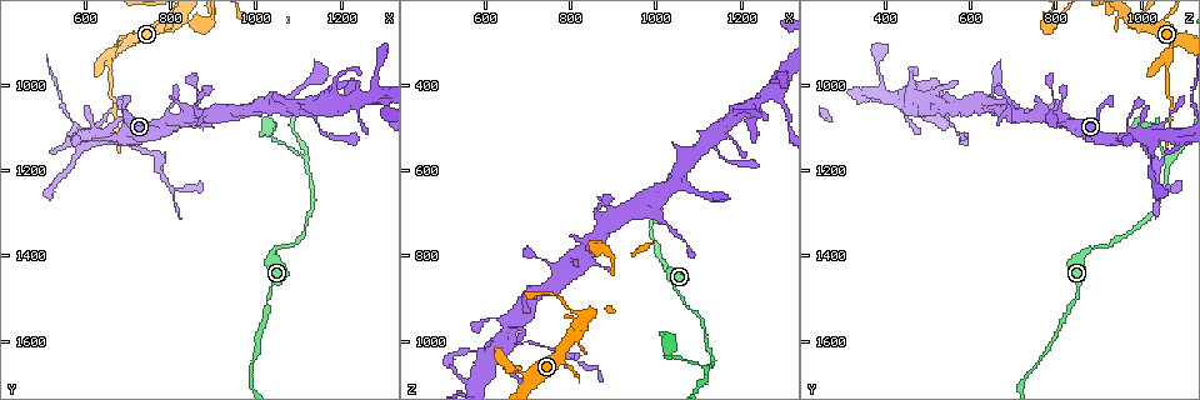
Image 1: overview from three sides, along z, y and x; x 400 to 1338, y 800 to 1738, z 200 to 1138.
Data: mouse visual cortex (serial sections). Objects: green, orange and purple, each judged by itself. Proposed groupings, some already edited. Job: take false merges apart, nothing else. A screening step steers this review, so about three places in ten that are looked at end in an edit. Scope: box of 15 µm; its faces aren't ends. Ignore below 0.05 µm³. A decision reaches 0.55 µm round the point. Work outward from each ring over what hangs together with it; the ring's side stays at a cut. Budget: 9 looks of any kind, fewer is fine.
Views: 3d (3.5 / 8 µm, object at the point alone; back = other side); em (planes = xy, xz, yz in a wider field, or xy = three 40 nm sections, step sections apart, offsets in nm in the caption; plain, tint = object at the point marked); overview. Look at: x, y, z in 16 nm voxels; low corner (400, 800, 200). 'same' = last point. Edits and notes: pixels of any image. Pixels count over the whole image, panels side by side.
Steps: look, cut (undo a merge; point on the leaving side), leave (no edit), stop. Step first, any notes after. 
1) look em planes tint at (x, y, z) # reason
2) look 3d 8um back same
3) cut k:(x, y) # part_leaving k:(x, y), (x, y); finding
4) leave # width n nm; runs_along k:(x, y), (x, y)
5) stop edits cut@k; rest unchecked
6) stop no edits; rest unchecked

look 3d 8um at (660, 930, 1070) # side arm on a straight run

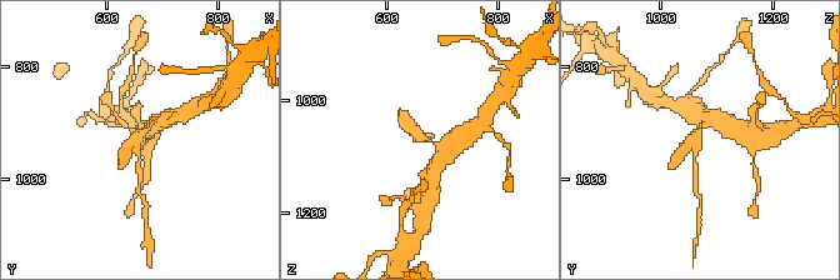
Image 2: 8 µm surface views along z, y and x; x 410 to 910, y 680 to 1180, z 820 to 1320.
look em xy step 2 tint at (660, 930, 1065) # now the EM

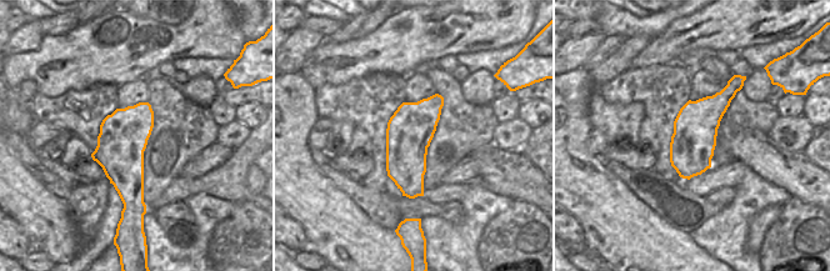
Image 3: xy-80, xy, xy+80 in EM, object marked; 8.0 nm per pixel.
cut 2:(695, 183) # part_leaving 2:(695, 164), (698, 214); two cells meet here

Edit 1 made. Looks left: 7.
look 3d 3.5um at (785, 1090, 825) # sharp bend

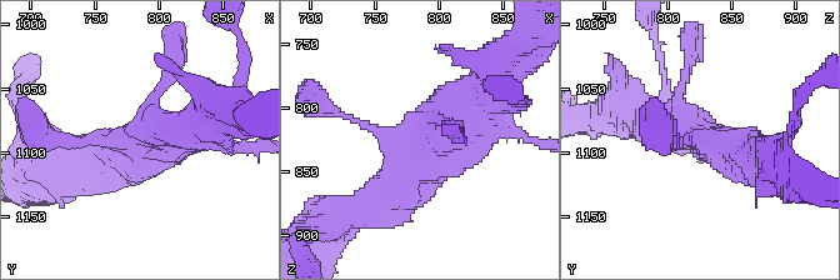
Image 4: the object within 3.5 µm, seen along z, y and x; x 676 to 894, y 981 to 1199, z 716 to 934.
look em planes tint at (788, 1092, 830)

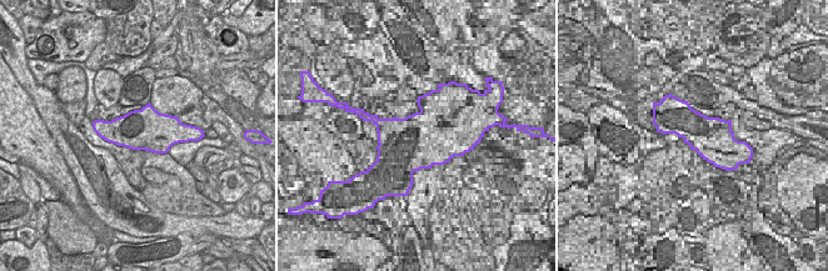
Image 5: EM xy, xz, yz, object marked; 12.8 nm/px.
leave # width 550 nm; runs_along 4:(370, 205), (478, 90); all the same cell

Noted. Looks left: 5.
look 3d 3.5um at (1040, 1385, 885) # calibre changes

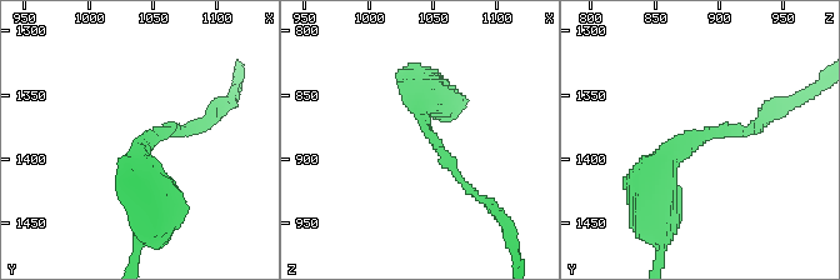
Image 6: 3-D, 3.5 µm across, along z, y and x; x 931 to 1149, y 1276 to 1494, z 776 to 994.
look em xy step 5 plain at (1048, 1384, 880) # arm_widths 150, 500 nm; shape alone is not enough

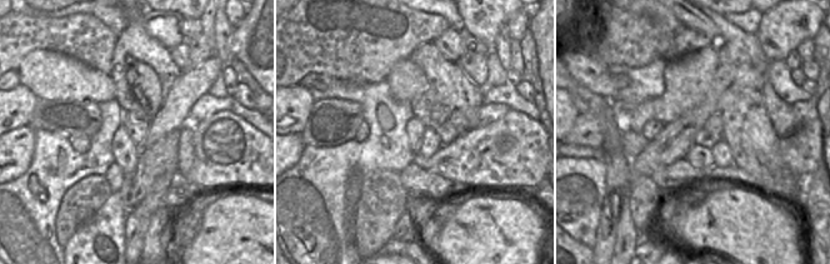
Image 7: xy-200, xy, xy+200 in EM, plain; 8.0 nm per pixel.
look em xy step 5 tint same # with the object marked

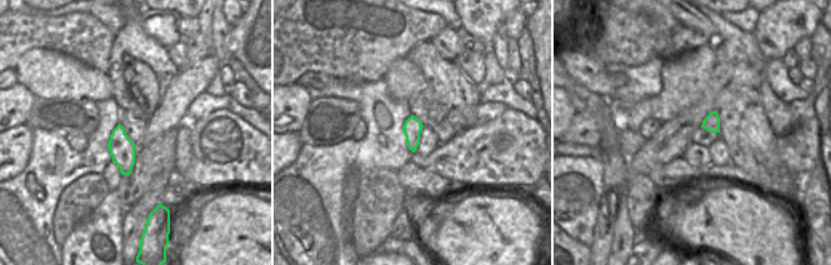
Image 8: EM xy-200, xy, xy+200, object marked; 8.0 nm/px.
leave # width 150 nm; runs_along 6:(653, 203), (691, 138), (755, 130); one cell here

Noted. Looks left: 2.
stop edits cut@2; rest unchecked

